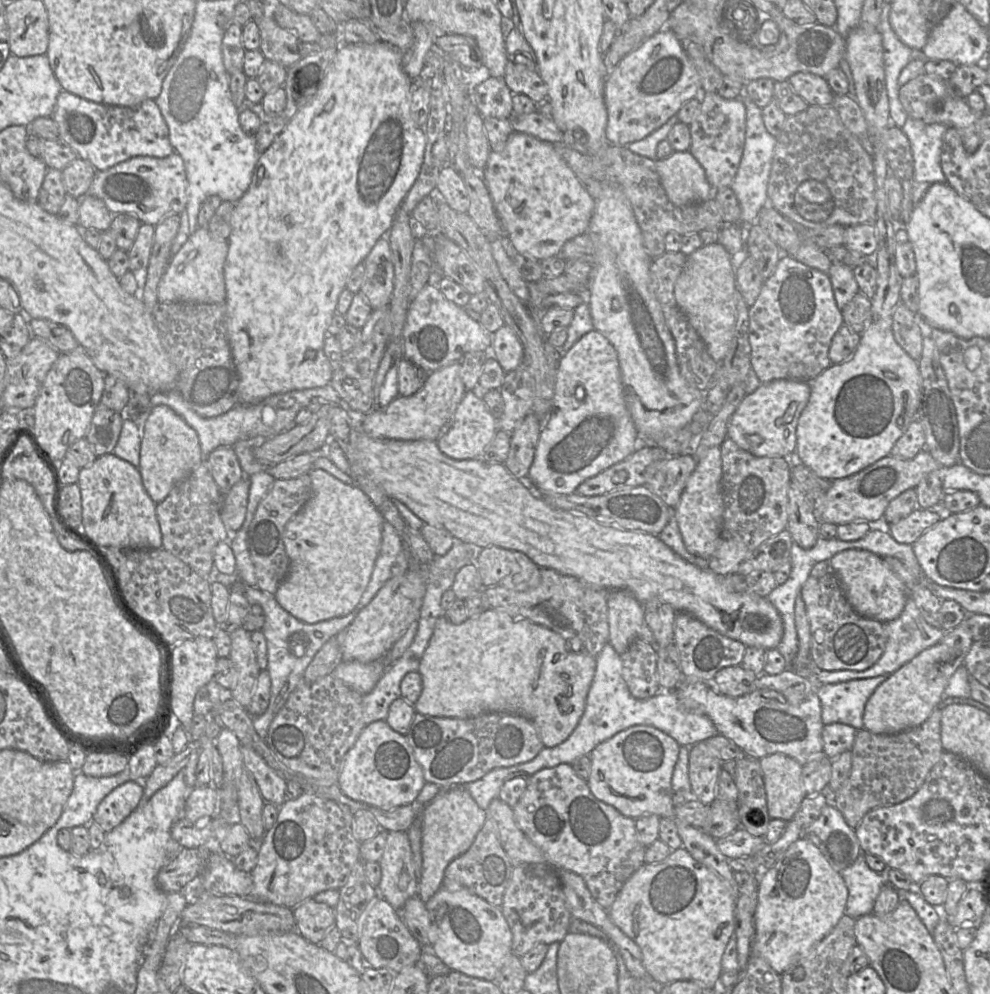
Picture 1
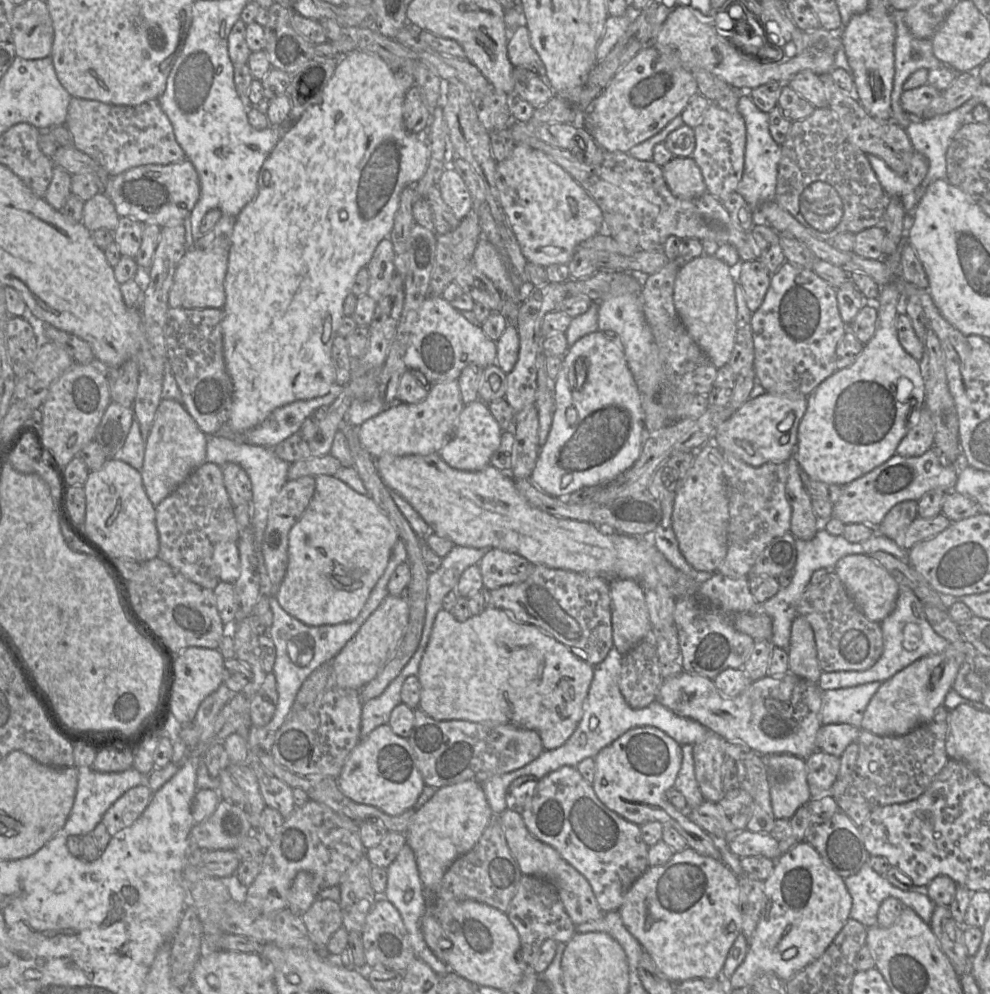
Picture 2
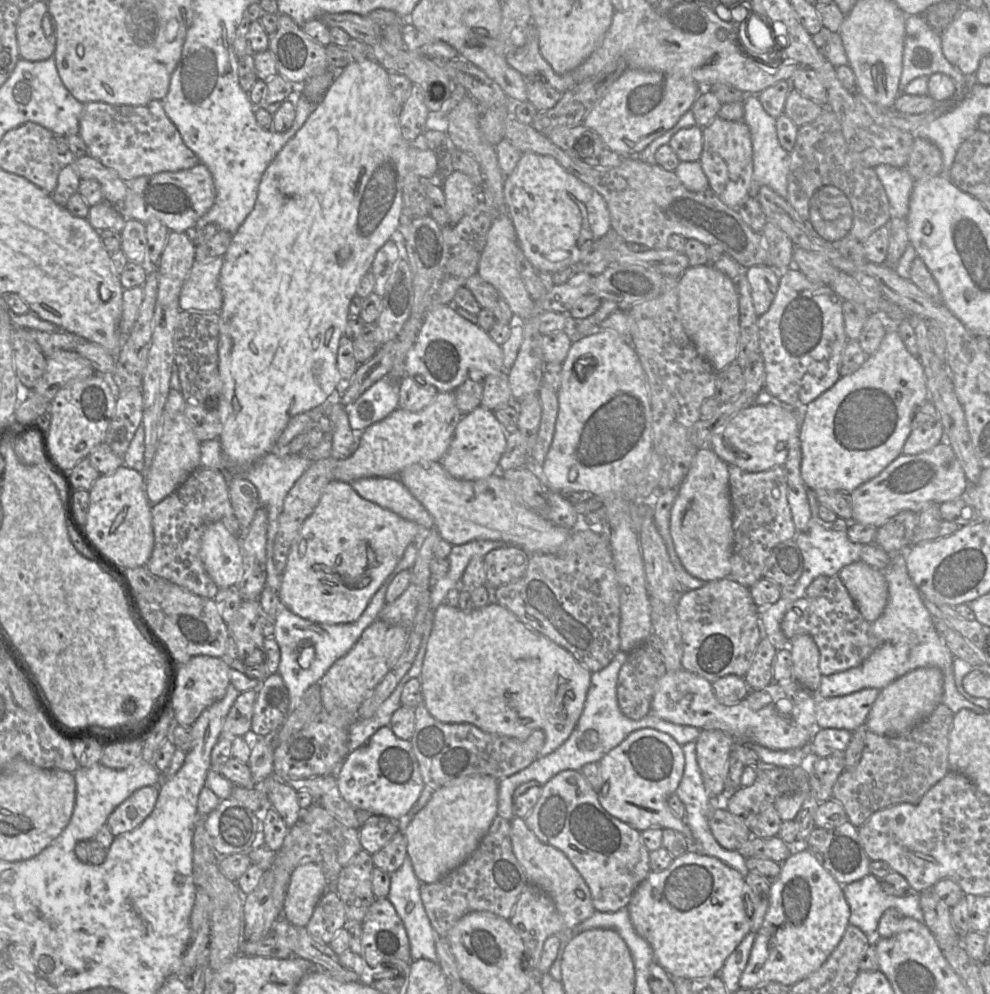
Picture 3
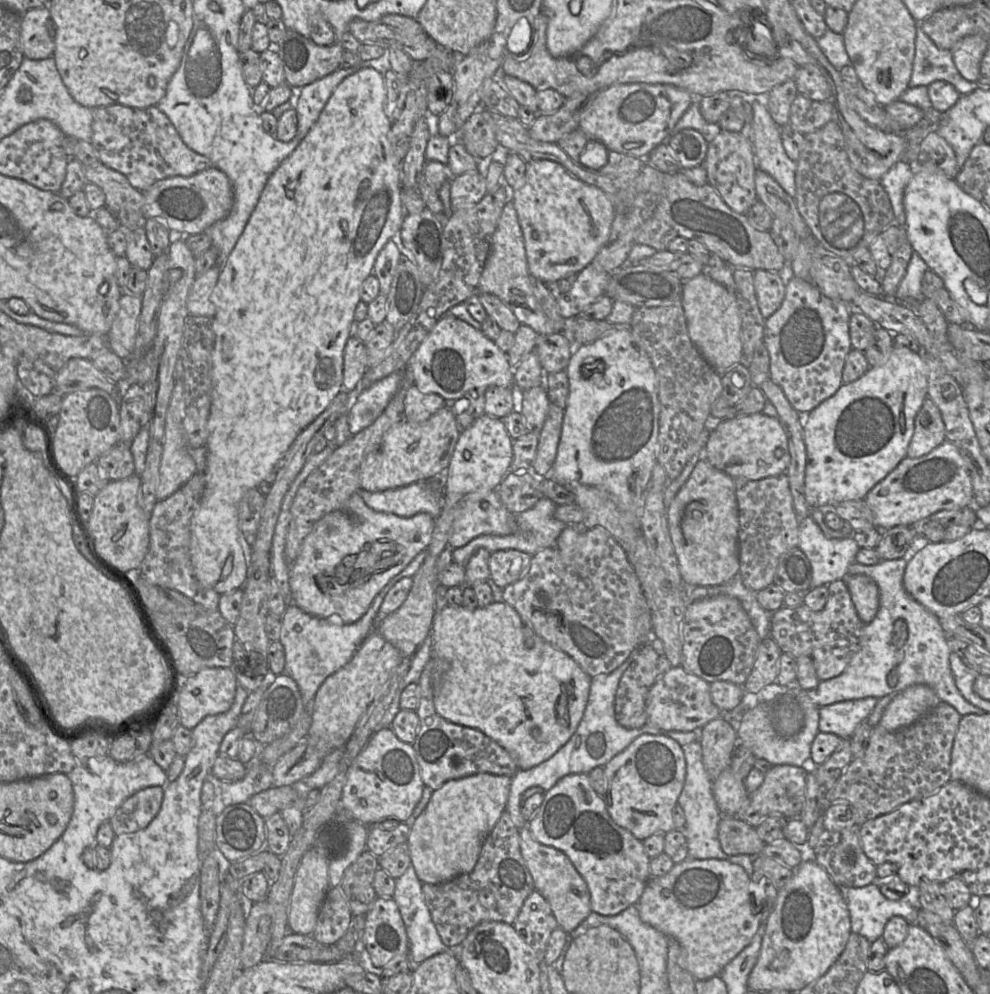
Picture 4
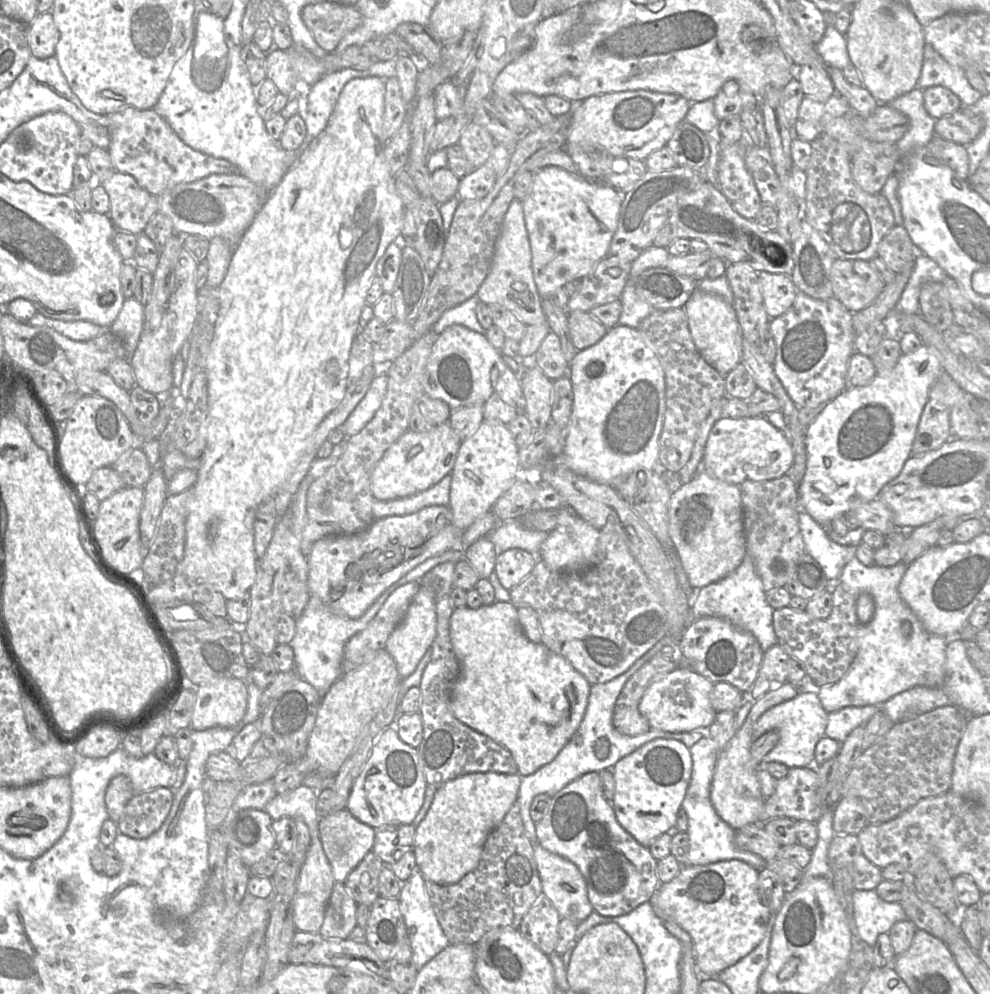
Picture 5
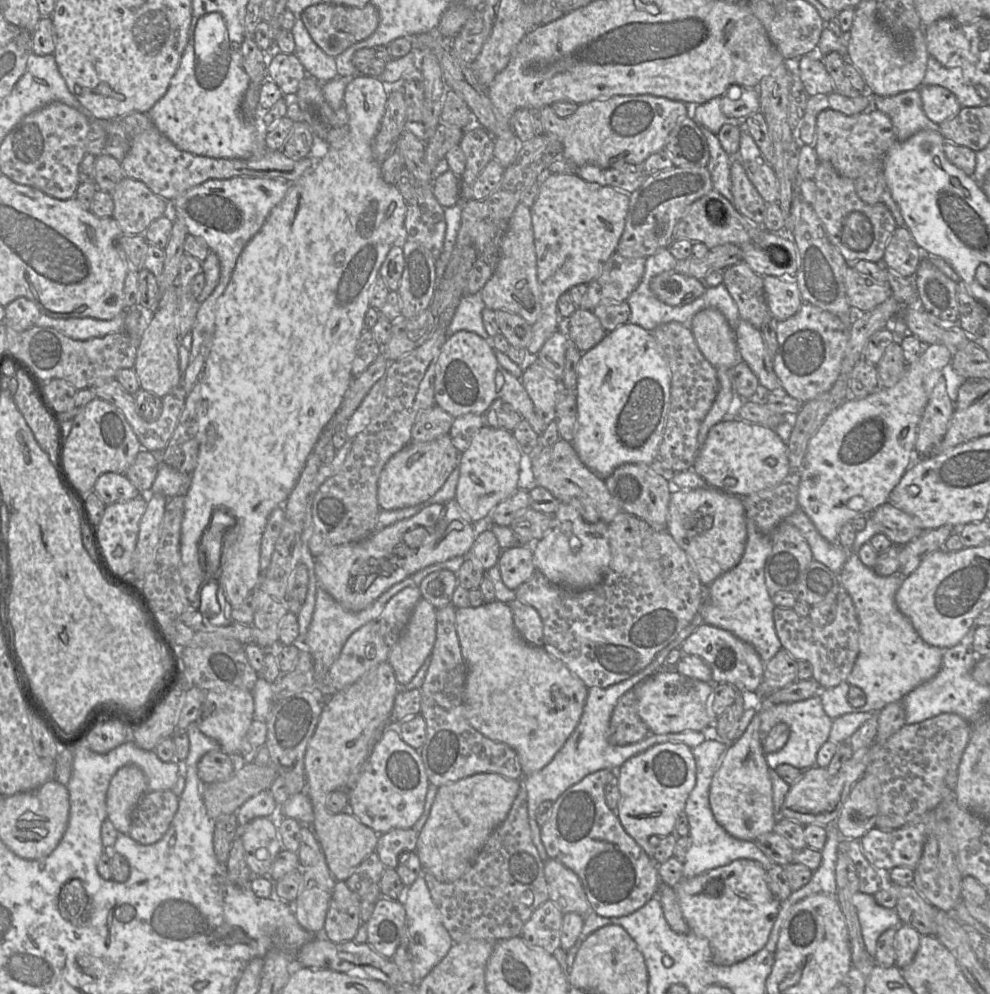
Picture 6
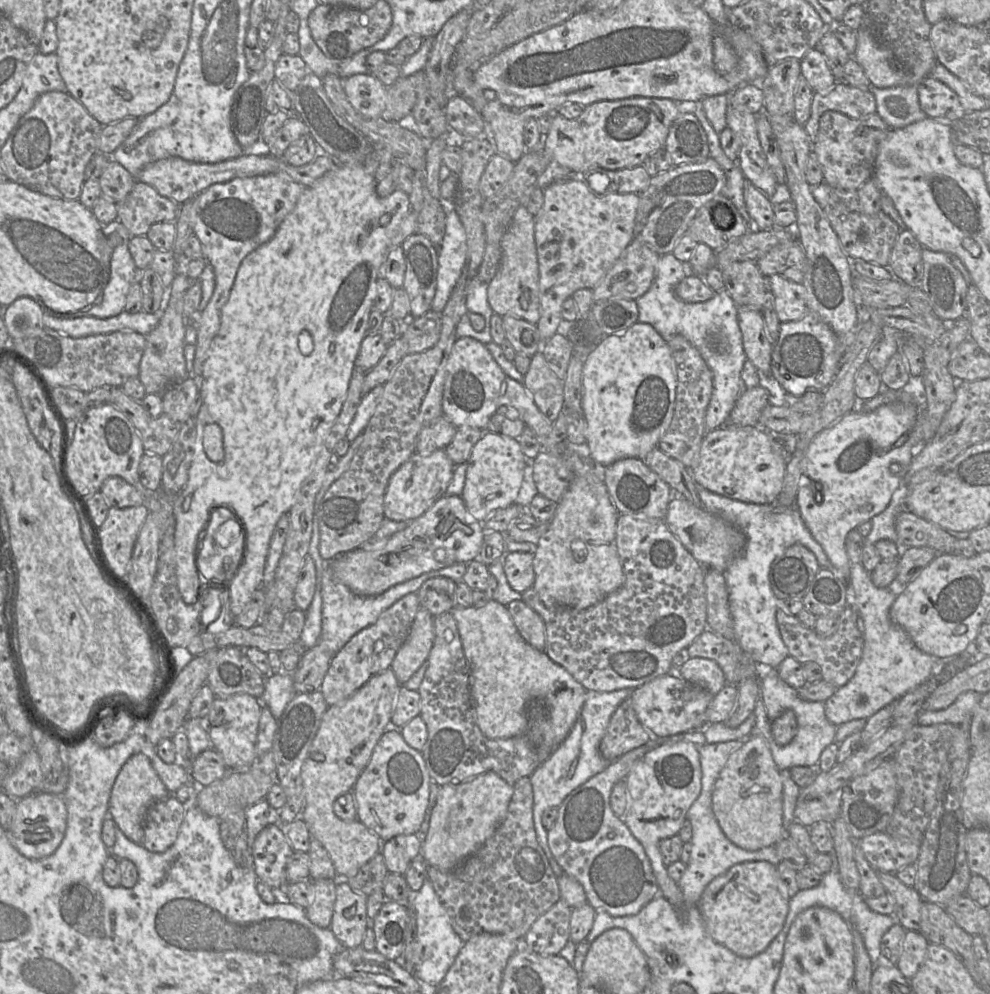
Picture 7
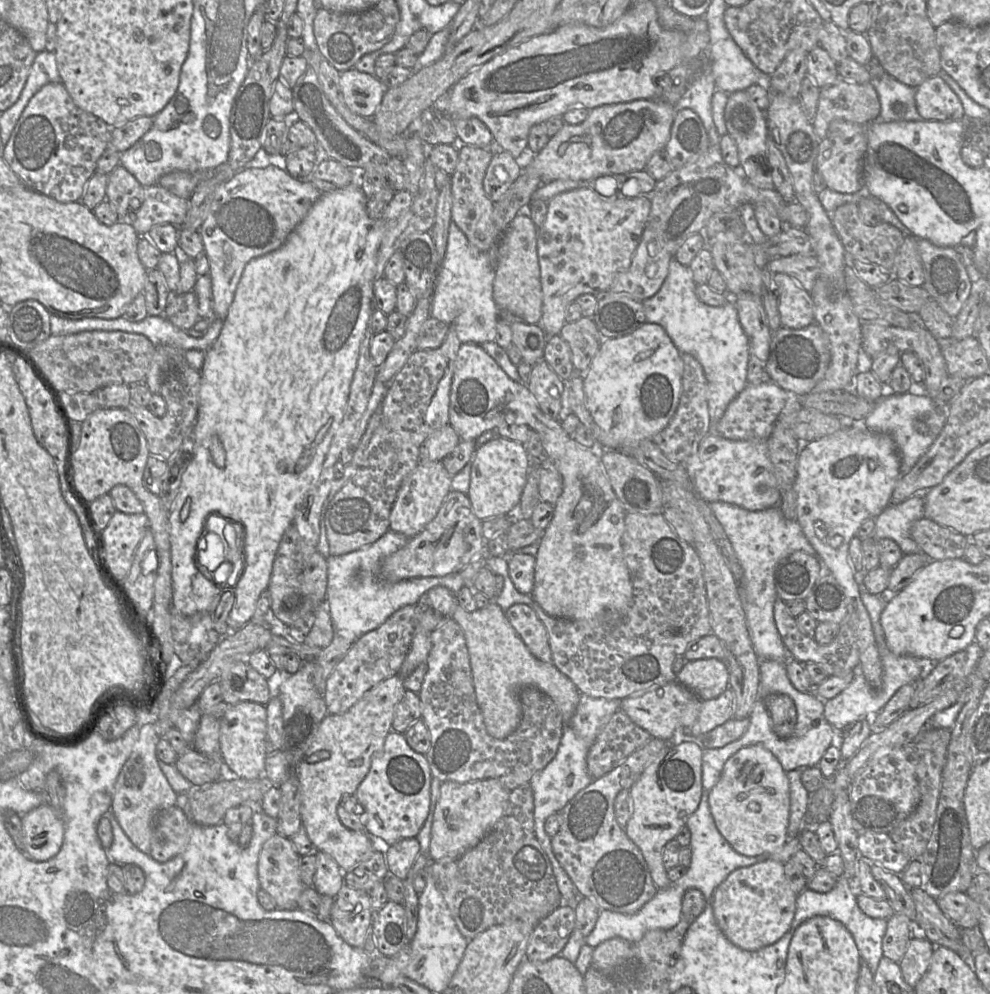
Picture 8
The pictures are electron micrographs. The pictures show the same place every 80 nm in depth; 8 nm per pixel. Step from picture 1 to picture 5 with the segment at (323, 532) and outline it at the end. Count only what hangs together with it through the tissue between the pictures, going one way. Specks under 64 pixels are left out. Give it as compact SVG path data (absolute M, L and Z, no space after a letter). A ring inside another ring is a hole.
M428 506L408 515L375 519L367 529L359 533L323 537L313 544L307 557L308 589L311 596L318 597L333 611L351 619L360 618L387 588L412 569L428 558L462 547L463 531L454 526L448 506Z

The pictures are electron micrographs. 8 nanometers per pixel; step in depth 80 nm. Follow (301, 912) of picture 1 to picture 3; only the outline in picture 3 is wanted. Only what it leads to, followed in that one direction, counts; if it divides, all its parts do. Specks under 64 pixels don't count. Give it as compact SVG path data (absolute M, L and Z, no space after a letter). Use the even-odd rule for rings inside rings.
M329 891L319 900L306 928L313 938L329 945L346 924L345 909L339 895Z

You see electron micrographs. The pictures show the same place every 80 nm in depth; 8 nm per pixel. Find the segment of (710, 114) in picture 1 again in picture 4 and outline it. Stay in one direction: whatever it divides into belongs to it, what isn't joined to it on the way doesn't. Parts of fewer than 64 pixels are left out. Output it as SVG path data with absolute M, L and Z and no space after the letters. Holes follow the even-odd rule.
M722 130L708 143L708 150L701 165L707 173L709 183L723 201L735 212L745 214L758 200L755 188L757 165L753 145L746 132Z

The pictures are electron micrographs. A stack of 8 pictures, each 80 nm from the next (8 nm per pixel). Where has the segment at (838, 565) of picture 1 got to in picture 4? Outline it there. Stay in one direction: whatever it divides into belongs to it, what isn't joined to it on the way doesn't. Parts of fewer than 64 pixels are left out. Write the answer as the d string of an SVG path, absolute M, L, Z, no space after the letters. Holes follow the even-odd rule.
M848 575L843 579L851 595L857 615L864 625L870 623L879 608L879 588L866 575Z

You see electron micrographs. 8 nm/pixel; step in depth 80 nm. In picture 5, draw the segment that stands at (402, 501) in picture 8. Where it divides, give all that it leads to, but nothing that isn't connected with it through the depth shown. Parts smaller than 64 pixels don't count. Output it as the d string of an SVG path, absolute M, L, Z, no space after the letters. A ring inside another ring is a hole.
M449 421L427 432L408 429L385 451L374 467L370 478L373 497L387 501L427 490L452 472L461 442Z

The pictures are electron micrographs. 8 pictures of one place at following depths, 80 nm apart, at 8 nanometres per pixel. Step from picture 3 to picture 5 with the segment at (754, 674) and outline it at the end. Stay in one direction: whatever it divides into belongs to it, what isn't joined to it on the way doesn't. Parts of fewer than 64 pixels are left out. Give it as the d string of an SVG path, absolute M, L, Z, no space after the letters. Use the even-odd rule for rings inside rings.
M777 644L763 652L758 676L746 693L748 699L758 700L770 690L788 682L790 659L791 657Z

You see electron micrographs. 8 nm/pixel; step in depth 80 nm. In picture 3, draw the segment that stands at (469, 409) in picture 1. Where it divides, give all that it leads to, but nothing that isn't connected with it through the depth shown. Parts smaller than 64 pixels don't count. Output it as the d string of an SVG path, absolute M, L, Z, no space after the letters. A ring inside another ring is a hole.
M480 405L461 417L441 463L456 479L467 481L484 479L499 471L499 460L507 444L506 435L494 412Z

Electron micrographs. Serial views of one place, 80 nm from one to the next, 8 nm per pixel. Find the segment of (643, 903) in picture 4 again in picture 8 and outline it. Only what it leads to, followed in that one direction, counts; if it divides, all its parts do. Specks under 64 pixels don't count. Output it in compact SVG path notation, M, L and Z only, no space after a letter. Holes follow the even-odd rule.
M767 859L731 872L714 891L712 907L726 938L743 950L756 951L774 944L790 929L797 896L785 874L784 864Z

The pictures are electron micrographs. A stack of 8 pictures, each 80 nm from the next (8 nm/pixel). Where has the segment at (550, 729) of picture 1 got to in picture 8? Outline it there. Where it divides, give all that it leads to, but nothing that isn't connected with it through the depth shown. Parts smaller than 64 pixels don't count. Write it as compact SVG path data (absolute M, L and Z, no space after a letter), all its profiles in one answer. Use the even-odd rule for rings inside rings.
M492 601L488 606L473 612L457 605L452 619L460 625L465 635L476 700L490 736L504 739L518 728L522 718L519 692L526 687L539 689L555 702L564 726L570 721L581 693L553 663L543 662L529 651L498 604Z

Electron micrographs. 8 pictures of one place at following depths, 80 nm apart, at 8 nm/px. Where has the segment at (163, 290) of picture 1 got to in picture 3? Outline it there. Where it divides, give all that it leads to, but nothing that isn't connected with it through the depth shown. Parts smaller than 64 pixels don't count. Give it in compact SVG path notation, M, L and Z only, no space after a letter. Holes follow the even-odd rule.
M217 257L209 262L194 262L180 292L181 310L203 312L221 310L223 297L219 276L223 262L223 257Z

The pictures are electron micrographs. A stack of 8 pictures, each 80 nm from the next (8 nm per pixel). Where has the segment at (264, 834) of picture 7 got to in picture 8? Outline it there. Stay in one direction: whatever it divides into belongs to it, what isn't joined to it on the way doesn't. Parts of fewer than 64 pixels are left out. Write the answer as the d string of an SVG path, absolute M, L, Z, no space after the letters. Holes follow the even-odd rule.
M275 833L267 840L258 859L260 888L275 901L276 908L298 908L299 897L305 888L300 878L300 855L290 838Z

